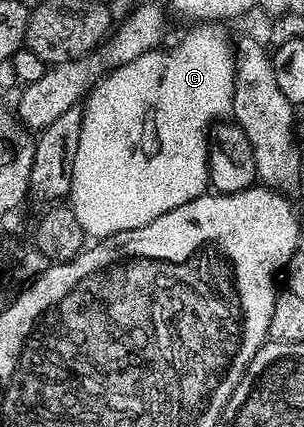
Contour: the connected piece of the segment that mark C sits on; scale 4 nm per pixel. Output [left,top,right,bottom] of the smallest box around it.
[68,22,236,237]

